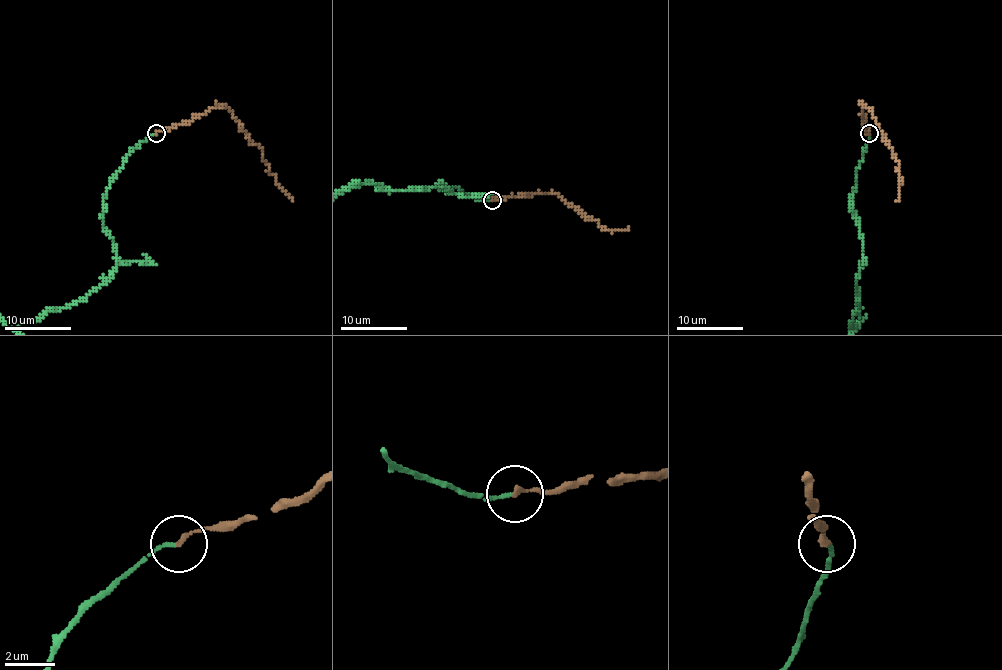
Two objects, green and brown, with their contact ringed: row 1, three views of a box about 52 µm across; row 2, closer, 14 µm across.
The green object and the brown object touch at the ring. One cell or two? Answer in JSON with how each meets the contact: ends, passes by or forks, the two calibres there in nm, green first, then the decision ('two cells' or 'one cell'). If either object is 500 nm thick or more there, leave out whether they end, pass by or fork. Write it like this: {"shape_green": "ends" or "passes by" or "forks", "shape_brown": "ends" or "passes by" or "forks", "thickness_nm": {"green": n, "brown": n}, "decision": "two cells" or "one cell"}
{"shape_green": "ends", "shape_brown": "ends", "thickness_nm": {"green": 120, "brown": 180}, "decision": "one cell"}

